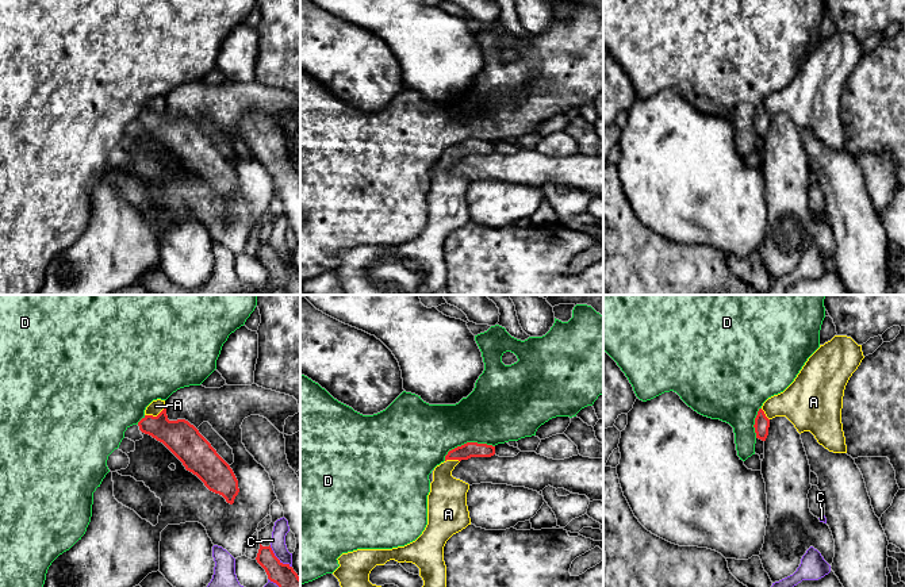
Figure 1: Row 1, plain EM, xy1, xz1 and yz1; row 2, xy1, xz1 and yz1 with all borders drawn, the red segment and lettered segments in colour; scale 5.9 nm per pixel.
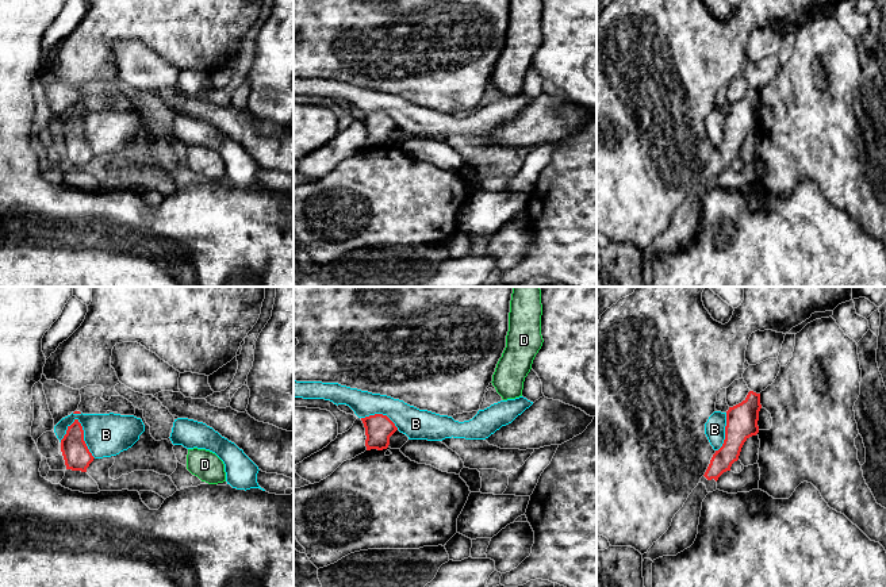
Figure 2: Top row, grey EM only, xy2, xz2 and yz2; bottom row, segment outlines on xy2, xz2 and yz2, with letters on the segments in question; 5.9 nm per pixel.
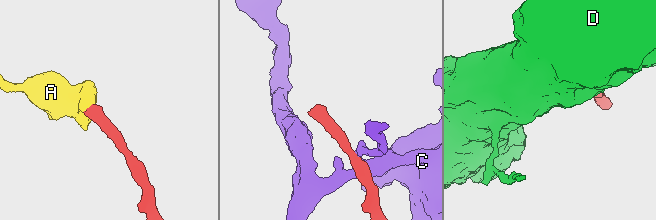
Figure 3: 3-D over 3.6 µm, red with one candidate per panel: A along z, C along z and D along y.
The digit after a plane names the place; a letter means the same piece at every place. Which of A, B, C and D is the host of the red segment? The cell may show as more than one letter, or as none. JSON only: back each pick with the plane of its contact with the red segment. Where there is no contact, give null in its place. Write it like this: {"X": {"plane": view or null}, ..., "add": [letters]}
{"A": {"plane": "xy1"}, "add": ["A"]}

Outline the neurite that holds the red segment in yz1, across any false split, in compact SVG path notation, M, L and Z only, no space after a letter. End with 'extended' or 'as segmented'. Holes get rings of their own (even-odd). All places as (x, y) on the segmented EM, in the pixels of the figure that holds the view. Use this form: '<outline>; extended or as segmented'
M835 335L808 358L794 381L781 394L768 398L755 418L756 438L766 441L770 421L786 417L801 434L810 431L817 442L833 453L847 453L841 423L841 408L845 385L864 358L862 345L851 337Z; extended

